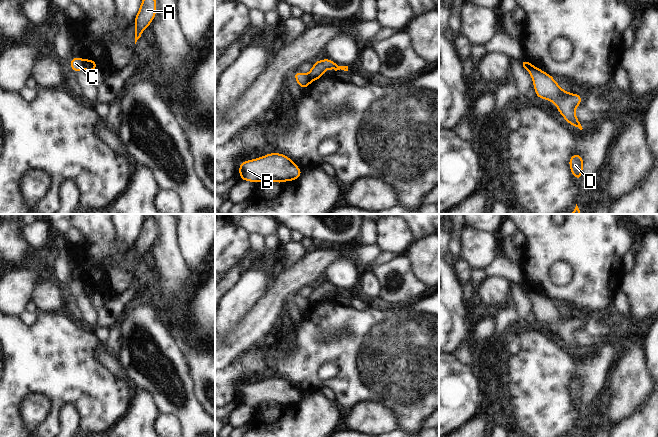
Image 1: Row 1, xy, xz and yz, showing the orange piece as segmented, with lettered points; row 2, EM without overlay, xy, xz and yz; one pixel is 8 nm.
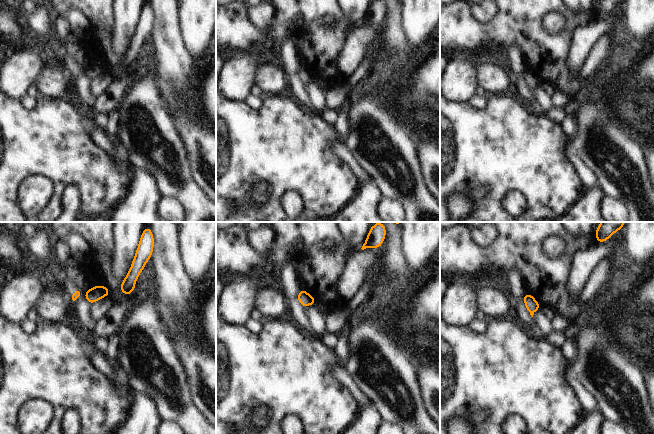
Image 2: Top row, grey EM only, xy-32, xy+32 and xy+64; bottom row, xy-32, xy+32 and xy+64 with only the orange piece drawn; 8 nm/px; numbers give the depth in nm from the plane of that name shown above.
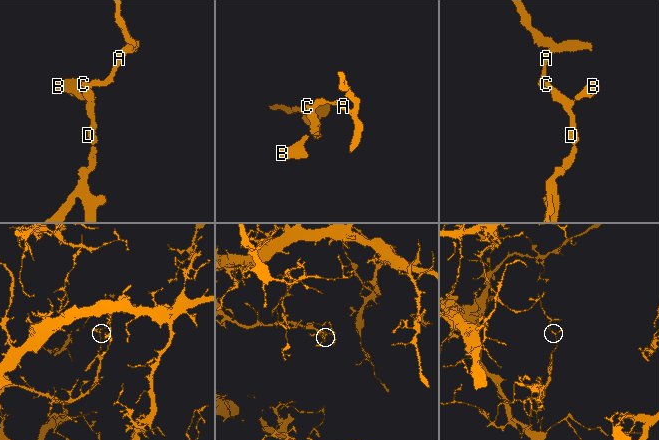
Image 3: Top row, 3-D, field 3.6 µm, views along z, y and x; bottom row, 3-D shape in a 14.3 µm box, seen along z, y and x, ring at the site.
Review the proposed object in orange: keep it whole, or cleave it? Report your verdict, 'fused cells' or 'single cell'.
fused cells

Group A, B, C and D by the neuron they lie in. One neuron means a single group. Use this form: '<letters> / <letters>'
A / B C D

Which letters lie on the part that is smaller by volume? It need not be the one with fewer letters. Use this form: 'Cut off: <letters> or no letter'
Cut off: A

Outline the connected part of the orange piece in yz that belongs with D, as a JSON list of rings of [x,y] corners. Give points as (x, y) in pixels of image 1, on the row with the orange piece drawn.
[[[573,154],[569,160],[569,166],[573,176],[577,180],[581,180],[581,172],[583,170],[583,158],[579,154]]]

